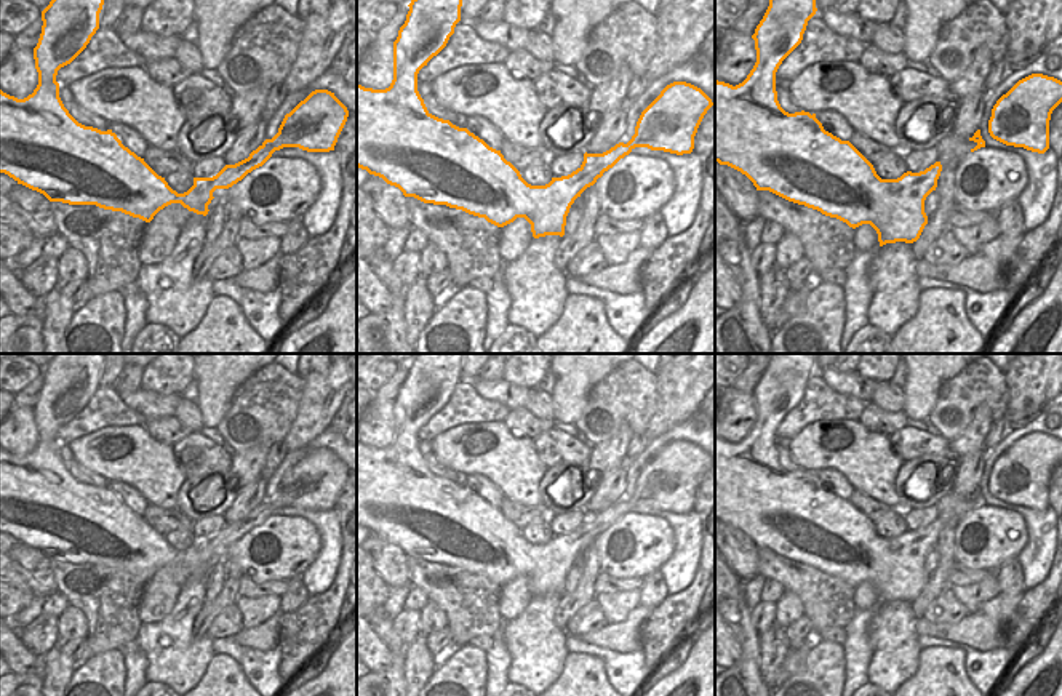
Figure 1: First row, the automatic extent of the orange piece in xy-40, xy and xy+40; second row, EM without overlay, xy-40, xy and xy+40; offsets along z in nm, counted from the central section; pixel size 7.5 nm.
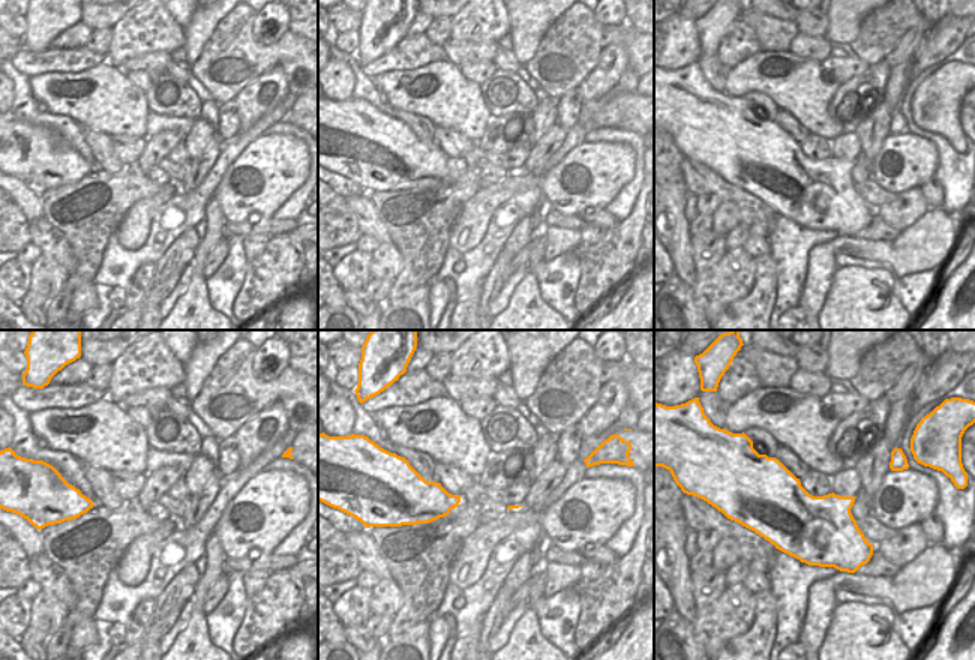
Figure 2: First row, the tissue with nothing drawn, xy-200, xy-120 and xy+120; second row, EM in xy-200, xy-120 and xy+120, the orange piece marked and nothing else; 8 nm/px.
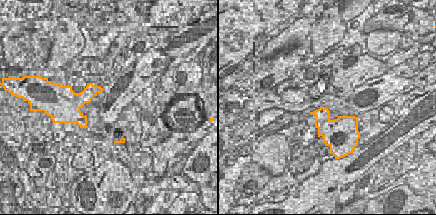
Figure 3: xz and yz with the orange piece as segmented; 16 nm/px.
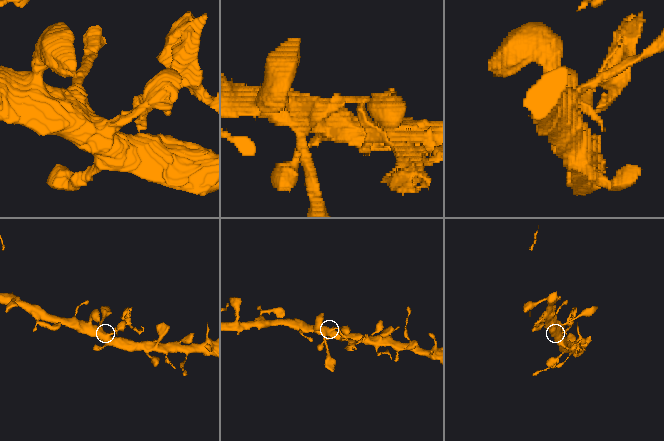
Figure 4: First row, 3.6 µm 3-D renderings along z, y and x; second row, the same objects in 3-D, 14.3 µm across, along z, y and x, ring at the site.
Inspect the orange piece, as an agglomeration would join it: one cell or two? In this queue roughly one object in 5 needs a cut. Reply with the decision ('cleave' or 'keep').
keep

